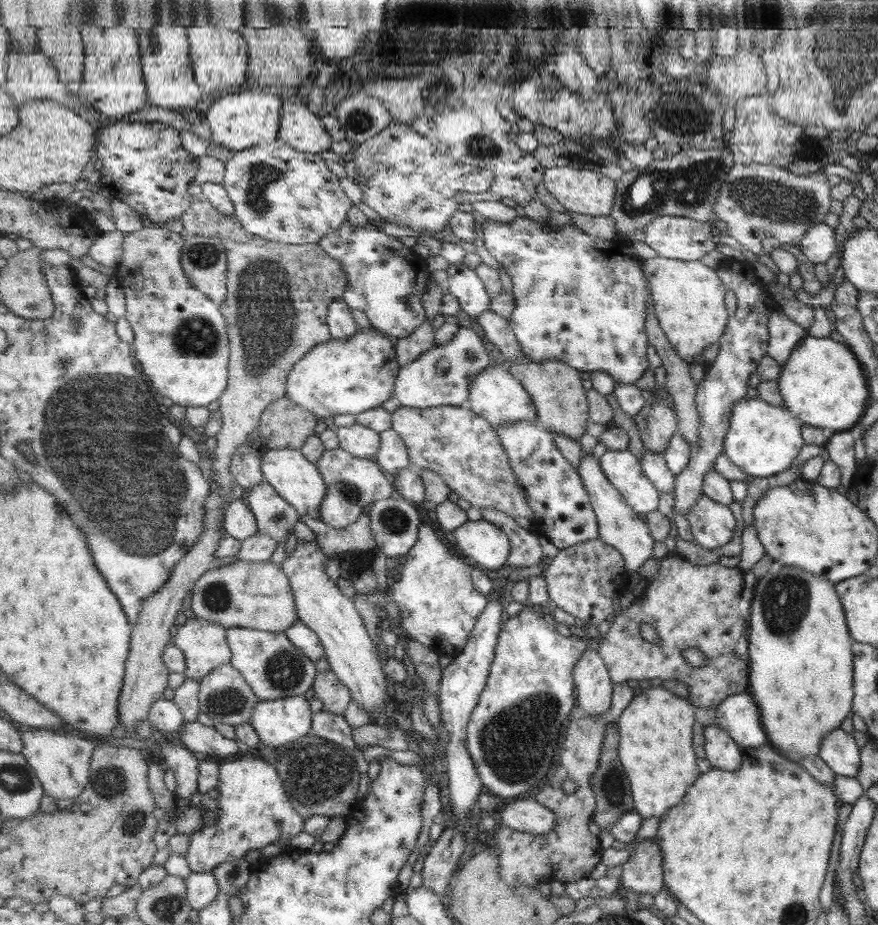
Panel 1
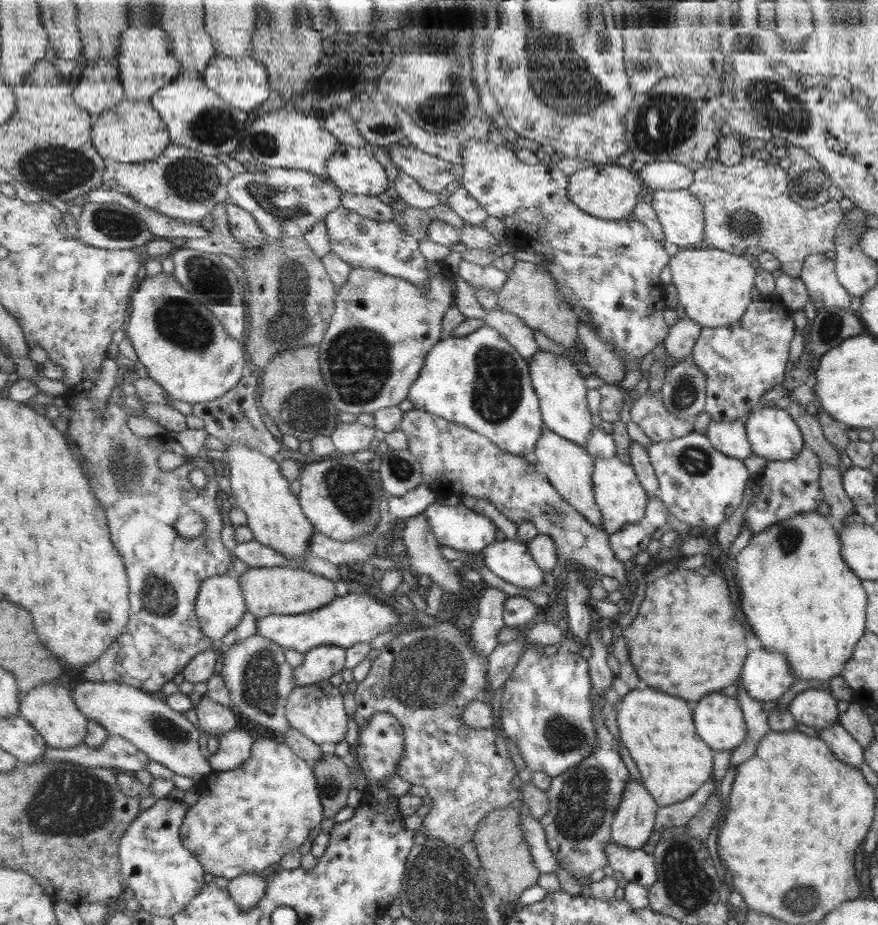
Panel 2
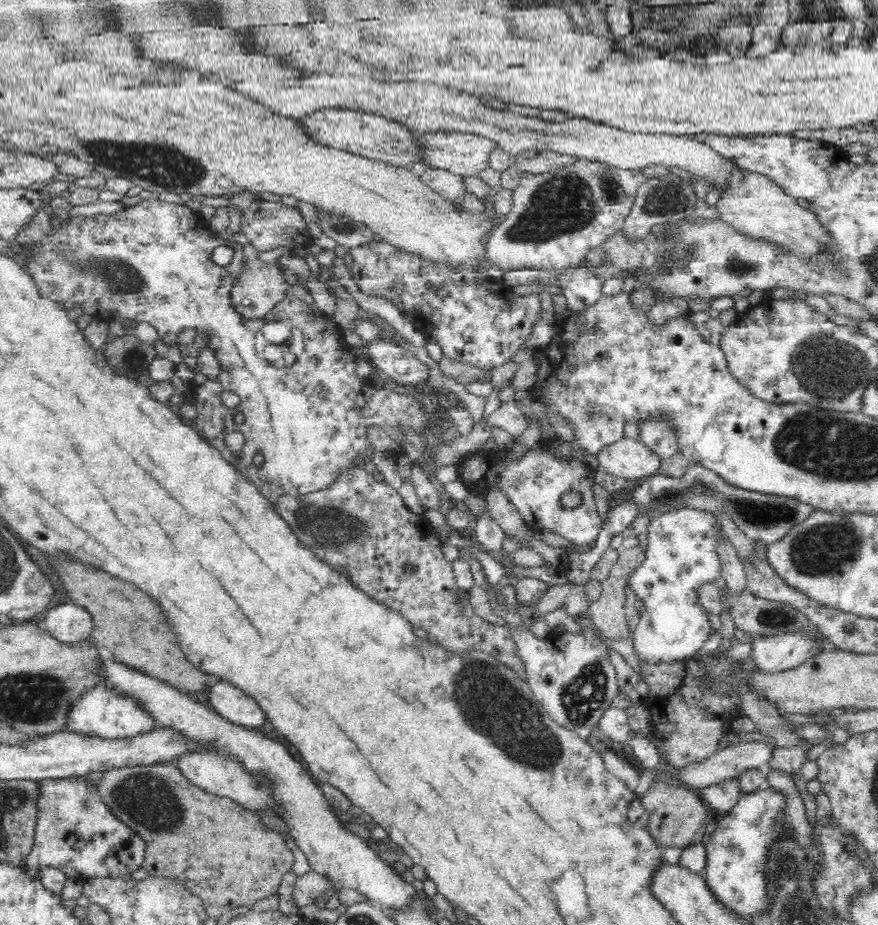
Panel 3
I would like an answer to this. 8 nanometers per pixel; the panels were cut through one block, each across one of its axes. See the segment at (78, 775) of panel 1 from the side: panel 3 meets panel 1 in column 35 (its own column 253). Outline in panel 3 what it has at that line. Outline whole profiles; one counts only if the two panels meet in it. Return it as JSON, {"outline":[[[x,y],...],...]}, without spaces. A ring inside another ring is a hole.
{"outline":[[[108,656],[104,664],[104,675],[108,677],[105,678],[105,685],[137,698],[155,718],[154,728],[175,728],[196,742],[213,744],[218,753],[237,758],[248,772],[271,778],[276,803],[282,805],[279,810],[282,819],[288,825],[298,848],[309,860],[311,870],[331,878],[332,882],[339,882],[339,886],[359,891],[366,900],[383,908],[404,908],[412,896],[418,894],[414,885],[407,883],[391,865],[387,865],[368,847],[362,837],[350,831],[338,819],[312,774],[304,770],[304,766],[292,757],[283,743],[274,742],[250,727],[234,724],[221,717],[205,701],[192,698],[176,687],[141,674],[111,656],[112,660],[108,660]]]}

